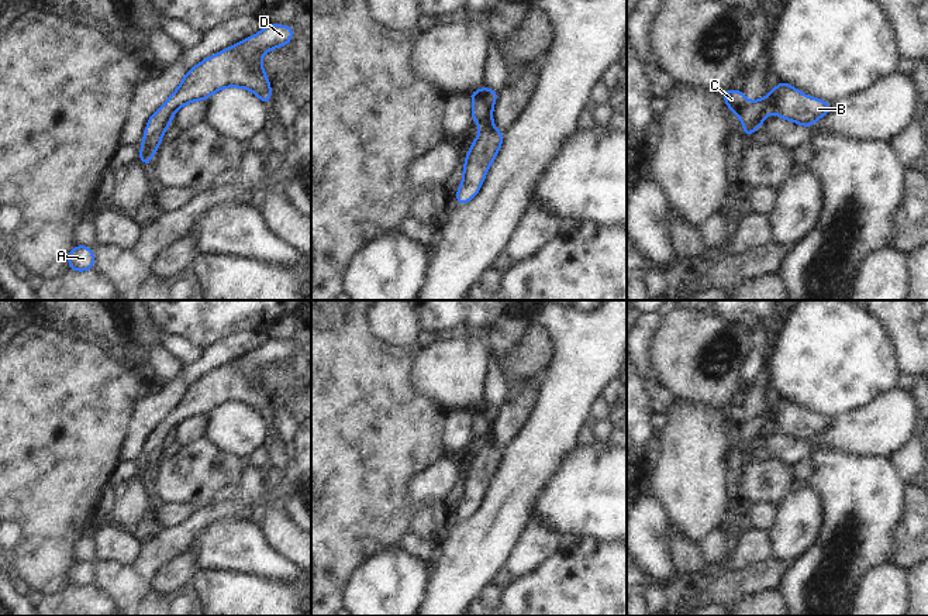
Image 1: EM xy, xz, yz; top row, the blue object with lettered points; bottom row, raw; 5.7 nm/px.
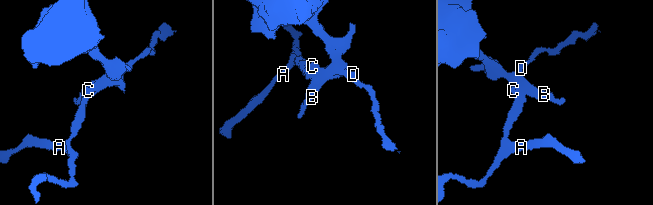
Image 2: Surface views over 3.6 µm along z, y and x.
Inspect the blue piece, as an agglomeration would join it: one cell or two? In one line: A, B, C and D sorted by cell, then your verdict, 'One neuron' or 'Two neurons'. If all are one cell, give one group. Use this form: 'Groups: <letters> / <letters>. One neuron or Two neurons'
Groups: A B C D. One neuron.

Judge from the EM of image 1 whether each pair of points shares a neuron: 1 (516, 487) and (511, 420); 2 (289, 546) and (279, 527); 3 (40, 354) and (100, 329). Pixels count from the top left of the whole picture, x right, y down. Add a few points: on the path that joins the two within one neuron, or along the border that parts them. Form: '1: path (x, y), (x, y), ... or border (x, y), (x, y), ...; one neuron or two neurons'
1: border (531, 409), (524, 424), (504, 447); two neurons
2: path (289, 541), (279, 532); one neuron
3: border (52, 324), (73, 334), (89, 337), (111, 354); two neurons

